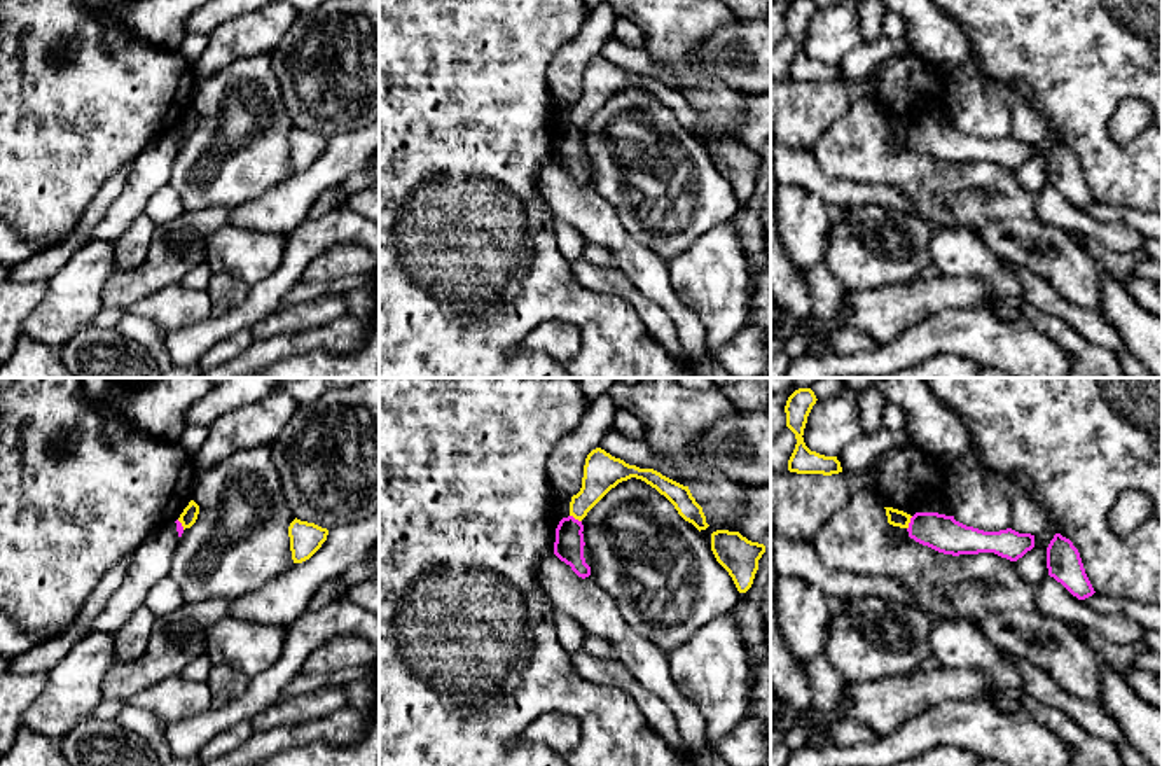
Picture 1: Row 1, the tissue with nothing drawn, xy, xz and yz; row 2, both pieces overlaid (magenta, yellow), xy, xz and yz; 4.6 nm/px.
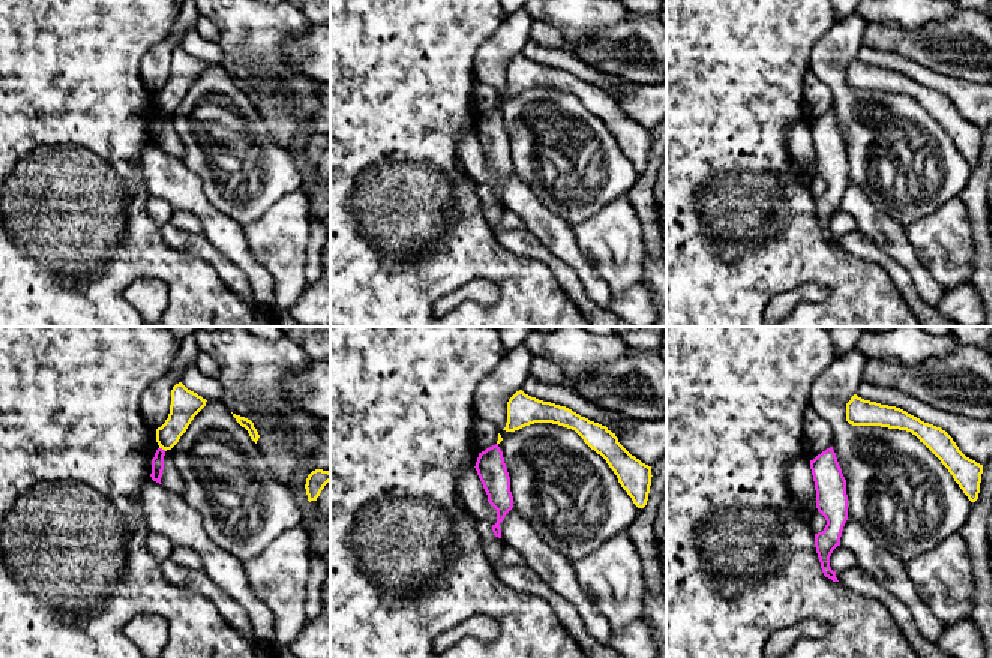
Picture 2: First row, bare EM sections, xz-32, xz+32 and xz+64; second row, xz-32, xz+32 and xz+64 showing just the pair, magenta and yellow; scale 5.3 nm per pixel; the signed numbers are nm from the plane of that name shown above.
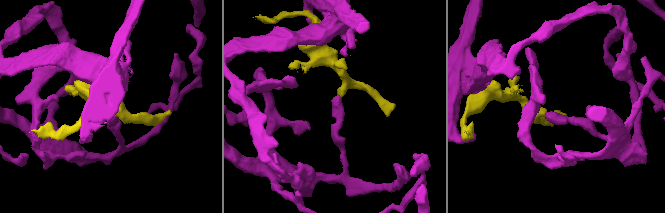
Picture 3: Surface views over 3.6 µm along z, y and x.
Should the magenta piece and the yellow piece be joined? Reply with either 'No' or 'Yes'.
No

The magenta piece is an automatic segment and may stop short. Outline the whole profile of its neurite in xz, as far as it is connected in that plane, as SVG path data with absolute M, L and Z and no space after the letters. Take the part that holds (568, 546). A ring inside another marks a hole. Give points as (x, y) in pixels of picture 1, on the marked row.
M573 516L563 518L556 528L554 554L571 567L571 570L585 579L591 575L591 567L584 558L584 525Z

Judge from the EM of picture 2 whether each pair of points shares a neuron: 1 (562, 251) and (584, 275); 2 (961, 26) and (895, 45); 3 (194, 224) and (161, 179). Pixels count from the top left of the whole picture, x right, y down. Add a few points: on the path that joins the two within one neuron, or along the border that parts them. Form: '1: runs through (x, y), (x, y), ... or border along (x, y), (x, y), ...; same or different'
1: runs through (568, 254), (583, 269); same
2: runs through (944, 42), (941, 45), (911, 45); same
3: border along (174, 210), (192, 212), (200, 219), (203, 233); different

